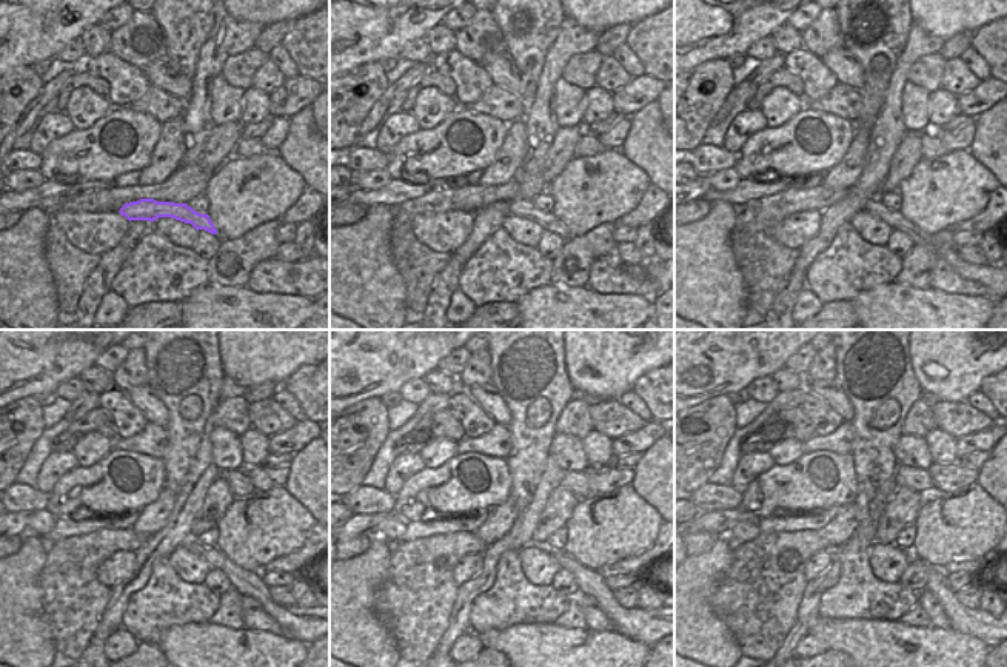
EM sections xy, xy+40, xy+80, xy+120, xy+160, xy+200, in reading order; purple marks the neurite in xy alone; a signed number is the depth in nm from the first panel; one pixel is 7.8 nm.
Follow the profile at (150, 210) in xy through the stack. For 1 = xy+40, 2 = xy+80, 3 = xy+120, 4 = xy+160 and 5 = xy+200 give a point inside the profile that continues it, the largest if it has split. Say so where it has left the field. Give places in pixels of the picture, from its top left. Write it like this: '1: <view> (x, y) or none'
1: xy+40 (525, 208)
2: xy+80 (892, 217)
3: xy+120 (297, 621)
4: xy+160 (636, 624)
5: xy+200 (976, 623)

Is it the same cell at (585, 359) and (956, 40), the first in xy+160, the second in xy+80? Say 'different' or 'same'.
different

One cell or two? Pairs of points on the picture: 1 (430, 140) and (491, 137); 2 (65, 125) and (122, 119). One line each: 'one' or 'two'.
1: one
2: two

